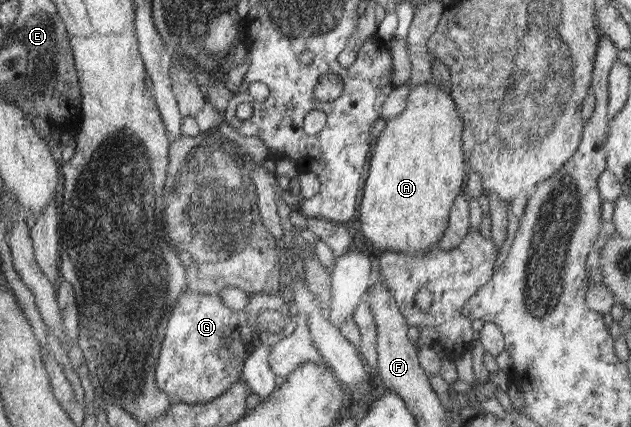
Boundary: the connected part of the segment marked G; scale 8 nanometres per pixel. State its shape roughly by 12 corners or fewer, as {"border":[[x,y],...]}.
{"border":[[187,289],[156,381],[172,403],[212,403],[250,341],[223,298]]}

